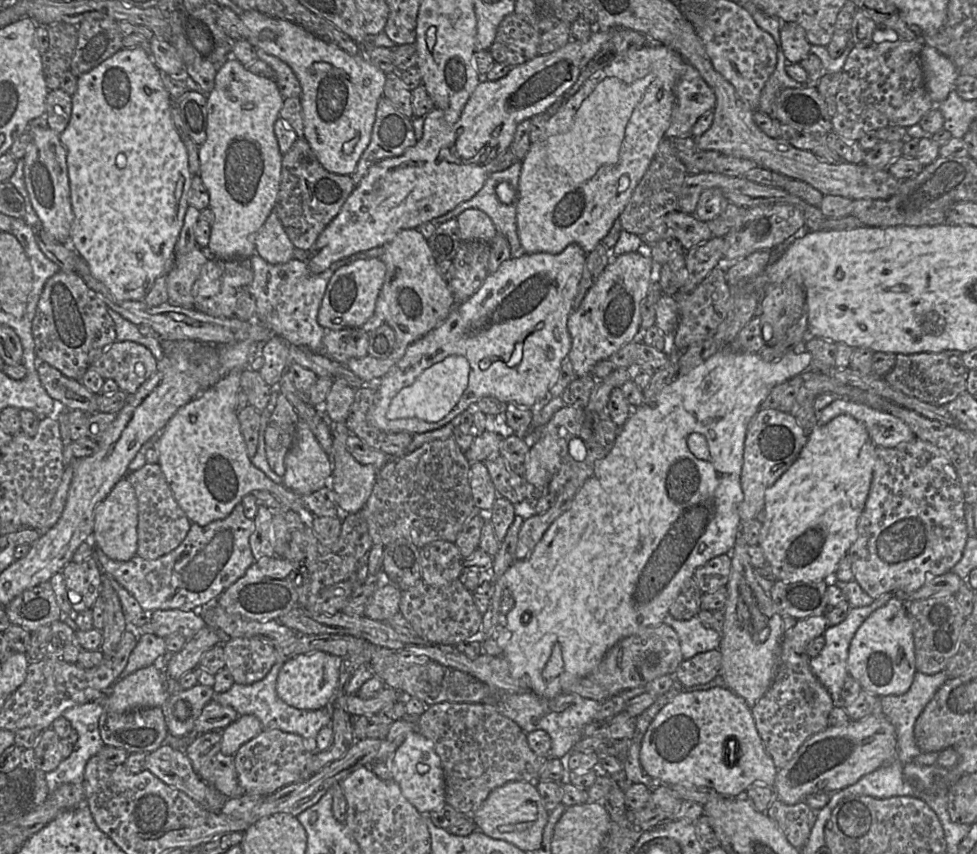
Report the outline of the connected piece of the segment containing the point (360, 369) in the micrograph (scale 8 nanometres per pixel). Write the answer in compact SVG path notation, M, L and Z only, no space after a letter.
M418 229L402 230L385 246L380 259L386 265L386 276L376 302L375 314L394 329L396 341L393 352L386 359L366 355L347 361L346 366L366 382L382 378L402 359L410 344L445 321L455 307L448 281L440 275L428 240Z

